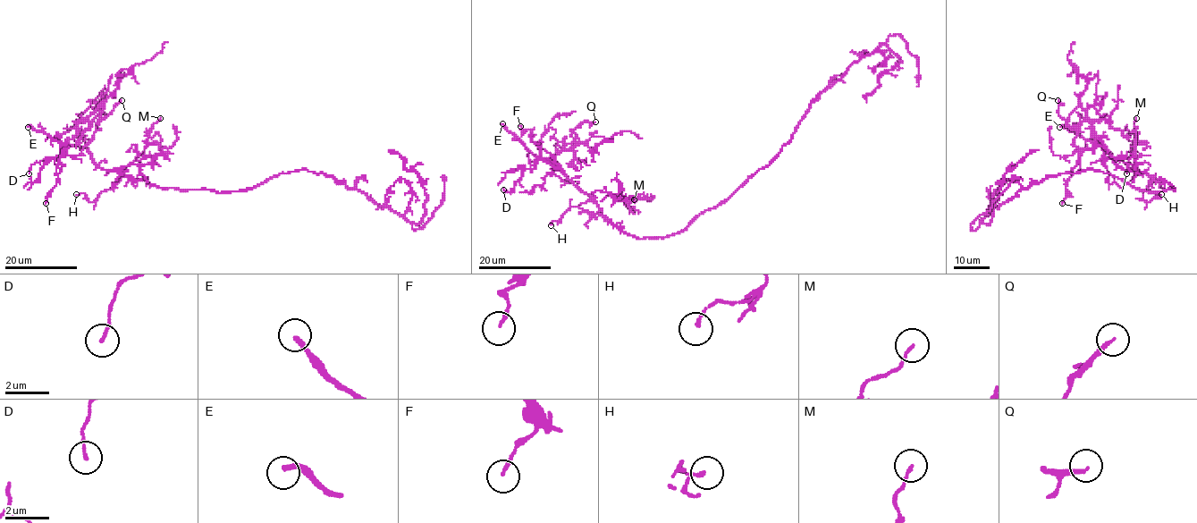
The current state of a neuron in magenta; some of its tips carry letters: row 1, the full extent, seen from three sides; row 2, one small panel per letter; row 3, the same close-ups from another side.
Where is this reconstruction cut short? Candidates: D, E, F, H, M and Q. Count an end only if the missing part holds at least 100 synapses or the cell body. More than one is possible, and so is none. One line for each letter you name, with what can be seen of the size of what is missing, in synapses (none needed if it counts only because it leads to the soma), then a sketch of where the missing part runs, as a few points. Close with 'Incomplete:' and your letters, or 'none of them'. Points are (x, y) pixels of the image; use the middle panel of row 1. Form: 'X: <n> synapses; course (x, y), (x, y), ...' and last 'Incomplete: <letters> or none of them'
Incomplete: E

